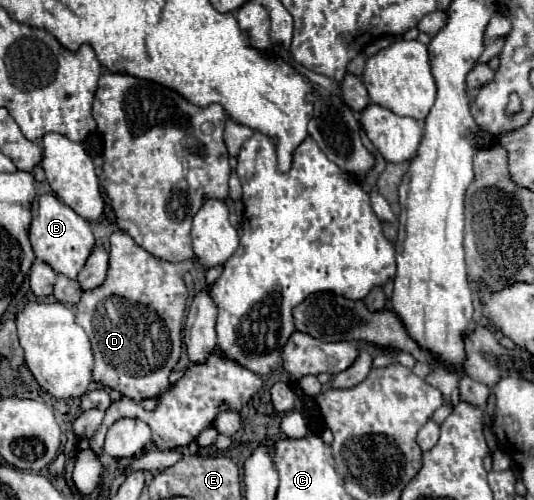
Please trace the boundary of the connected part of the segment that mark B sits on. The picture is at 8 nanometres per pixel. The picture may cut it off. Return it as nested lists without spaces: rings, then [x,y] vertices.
[[[42,195],[38,199],[38,213],[30,225],[30,243],[36,259],[48,263],[56,273],[66,275],[68,279],[78,277],[96,245],[90,223],[66,207],[56,195]]]

